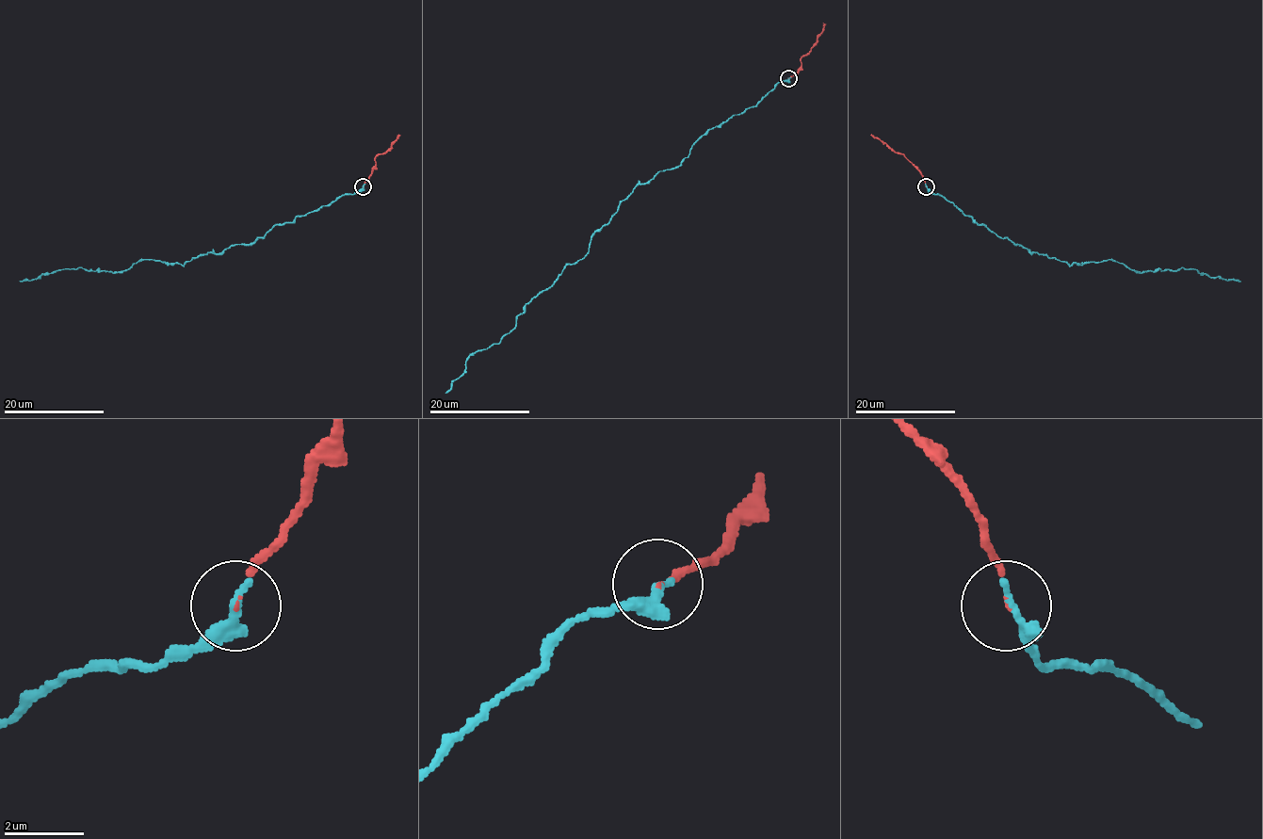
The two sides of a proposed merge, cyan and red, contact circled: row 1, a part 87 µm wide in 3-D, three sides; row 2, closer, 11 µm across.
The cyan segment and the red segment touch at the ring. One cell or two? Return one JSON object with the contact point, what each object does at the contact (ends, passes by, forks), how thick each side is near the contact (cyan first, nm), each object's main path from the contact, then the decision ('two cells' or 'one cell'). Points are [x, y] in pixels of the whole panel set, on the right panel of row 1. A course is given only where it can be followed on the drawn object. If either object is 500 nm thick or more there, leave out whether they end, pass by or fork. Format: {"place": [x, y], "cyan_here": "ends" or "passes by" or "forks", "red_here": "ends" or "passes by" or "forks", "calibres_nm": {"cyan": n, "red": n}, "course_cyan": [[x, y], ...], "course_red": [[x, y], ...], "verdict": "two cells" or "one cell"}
{"place": [926, 186], "cyan_here": "ends", "red_here": "ends", "calibres_nm": {"cyan": 320, "red": 70}, "course_cyan": [[925, 186], [995, 234], [1070, 266], [1112, 259], [1143, 271], [1181, 267], [1239, 282]], "course_red": [[925, 186], [920, 171], [906, 158], [870, 135]], "verdict": "one cell"}

